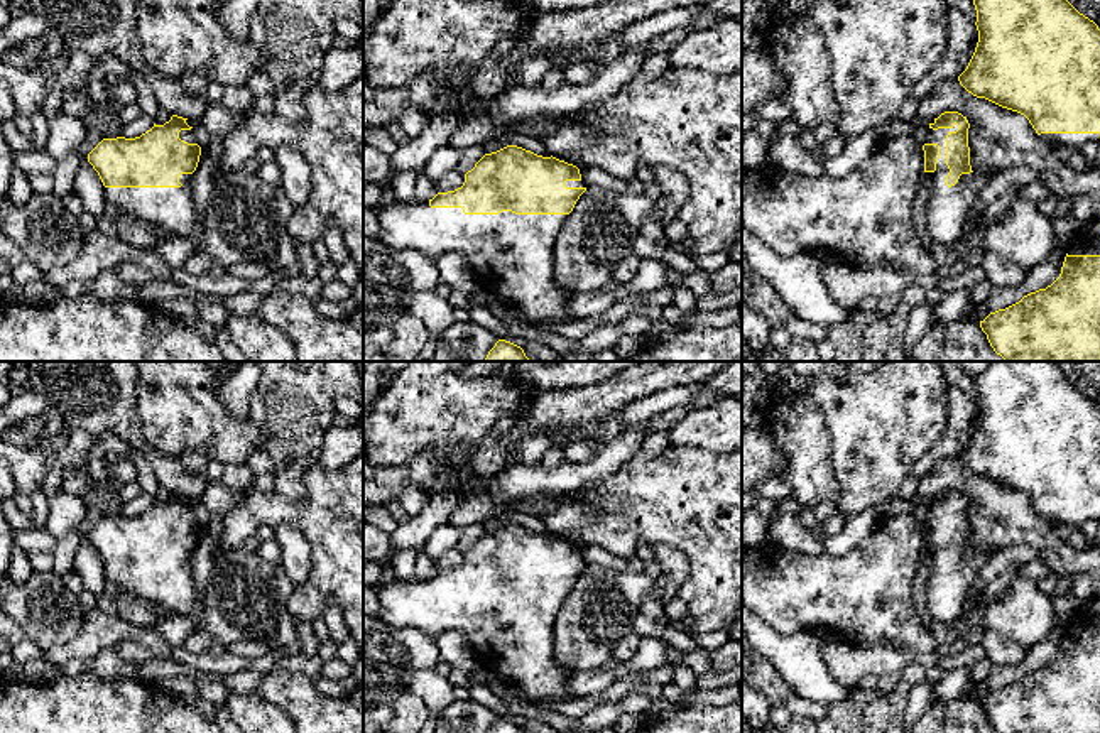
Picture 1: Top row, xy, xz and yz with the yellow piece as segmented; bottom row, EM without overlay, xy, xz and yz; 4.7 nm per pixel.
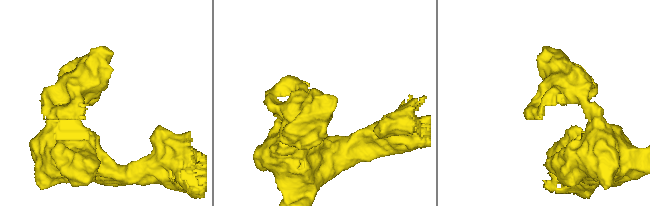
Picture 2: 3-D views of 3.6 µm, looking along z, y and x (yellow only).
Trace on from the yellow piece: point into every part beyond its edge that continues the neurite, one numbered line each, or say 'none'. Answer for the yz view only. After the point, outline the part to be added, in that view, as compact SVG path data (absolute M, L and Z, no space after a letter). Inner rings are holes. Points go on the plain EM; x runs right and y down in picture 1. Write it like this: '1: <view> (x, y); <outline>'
1: yz (948, 586); M956 502L953 507L931 507L926 517L926 522L939 524L936 549L931 551L933 566L926 589L926 608L933 622L943 622L946 625L953 625L961 616L965 600L977 574L994 556L988 551L973 549L961 552L955 564L946 564L946 554L950 551L946 544L946 513L956 508Z

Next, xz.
1: xz (512, 634); M397 579L377 589L380 618L392 627L412 627L436 638L456 630L475 649L480 667L495 677L520 686L531 701L554 708L559 699L576 698L568 689L571 674L554 655L554 623L568 593L465 593L461 586L431 586L429 579Z

